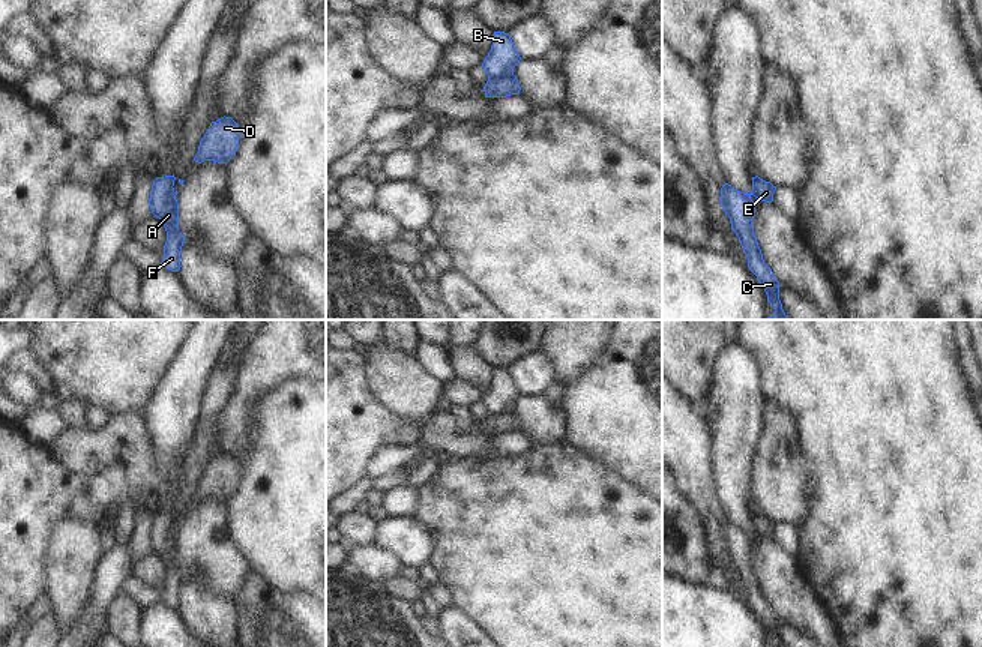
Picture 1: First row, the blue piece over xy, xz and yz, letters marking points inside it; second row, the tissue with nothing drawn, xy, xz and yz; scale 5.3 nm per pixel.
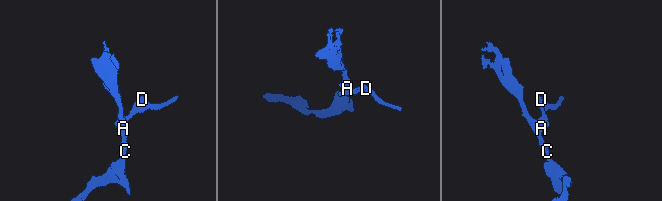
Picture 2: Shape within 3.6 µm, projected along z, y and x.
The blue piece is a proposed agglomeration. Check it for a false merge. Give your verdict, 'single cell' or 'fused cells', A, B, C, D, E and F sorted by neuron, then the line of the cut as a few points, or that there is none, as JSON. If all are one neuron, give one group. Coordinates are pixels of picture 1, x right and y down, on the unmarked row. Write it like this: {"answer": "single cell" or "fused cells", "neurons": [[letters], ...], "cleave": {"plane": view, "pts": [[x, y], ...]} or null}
{"answer": "fused cells", "neurons": [["A", "B", "C", "F"], ["D", "E"]], "cleave": {"plane": "xz", "pts": [[512, 407], [500, 415], [488, 416]]}}

